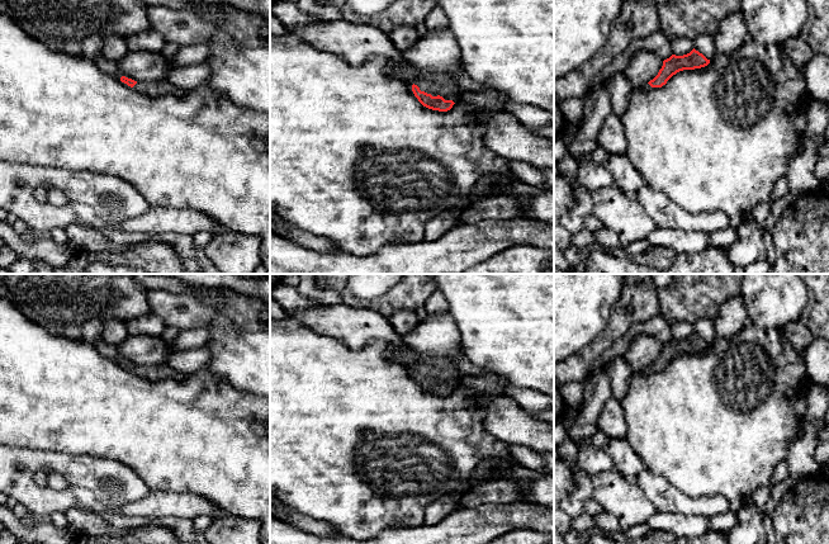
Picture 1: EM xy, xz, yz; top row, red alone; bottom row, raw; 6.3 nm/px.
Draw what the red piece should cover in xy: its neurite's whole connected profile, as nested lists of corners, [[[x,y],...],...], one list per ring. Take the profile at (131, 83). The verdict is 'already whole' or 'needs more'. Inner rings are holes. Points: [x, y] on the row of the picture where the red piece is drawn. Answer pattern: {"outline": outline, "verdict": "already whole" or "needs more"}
{"outline": [[[122,76],[120,81],[127,84],[128,86],[133,87],[138,93],[147,95],[147,96],[161,96],[161,95],[181,96],[184,93],[184,90],[172,85],[167,80],[134,81],[132,79]]], "verdict": "needs more"}

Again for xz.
{"outline": [[[421,70],[422,77],[412,85],[418,101],[432,110],[447,112],[464,93],[447,75],[432,70]]], "verdict": "needs more"}

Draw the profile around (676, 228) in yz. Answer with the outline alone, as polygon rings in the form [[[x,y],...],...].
[[[648,184],[640,188],[635,198],[655,223],[655,230],[646,241],[677,254],[704,251],[709,247],[712,232],[730,226],[731,219],[725,213],[692,214]]]

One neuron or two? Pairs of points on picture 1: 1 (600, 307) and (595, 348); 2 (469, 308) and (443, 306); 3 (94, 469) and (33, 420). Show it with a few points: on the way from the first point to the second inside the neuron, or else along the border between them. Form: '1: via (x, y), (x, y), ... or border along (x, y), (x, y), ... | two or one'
1: border along (611, 311), (607, 325), (591, 341), (572, 354) | two
2: border along (436, 288), (445, 298), (448, 311) | two
3: border along (47, 450), (72, 455), (103, 457), (105, 459) | two

